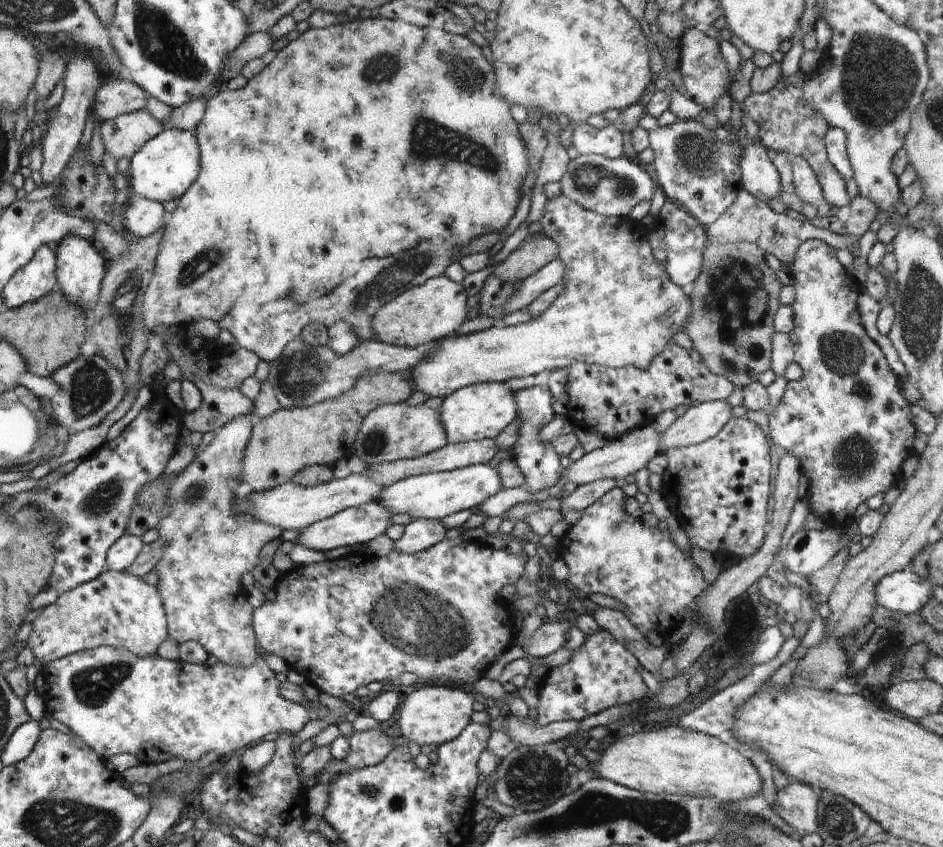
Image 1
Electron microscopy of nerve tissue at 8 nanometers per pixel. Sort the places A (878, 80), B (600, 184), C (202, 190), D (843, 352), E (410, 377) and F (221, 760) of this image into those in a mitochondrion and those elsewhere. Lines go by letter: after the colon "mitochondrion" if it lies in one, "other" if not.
A: mitochondrion
B: mitochondrion
C: other
D: mitochondrion
E: other
F: other

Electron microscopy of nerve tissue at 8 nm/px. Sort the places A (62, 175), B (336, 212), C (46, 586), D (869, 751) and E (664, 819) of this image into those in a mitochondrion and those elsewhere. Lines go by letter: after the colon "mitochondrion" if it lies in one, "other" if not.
A: other
B: other
C: other
D: other
E: mitochondrion

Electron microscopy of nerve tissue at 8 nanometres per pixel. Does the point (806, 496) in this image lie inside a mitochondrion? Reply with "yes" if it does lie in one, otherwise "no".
no

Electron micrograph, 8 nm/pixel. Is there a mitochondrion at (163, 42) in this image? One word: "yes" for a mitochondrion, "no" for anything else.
yes

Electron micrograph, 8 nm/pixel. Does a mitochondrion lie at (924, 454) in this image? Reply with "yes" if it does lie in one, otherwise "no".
no

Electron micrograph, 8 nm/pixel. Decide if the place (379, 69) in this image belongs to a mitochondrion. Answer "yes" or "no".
yes

